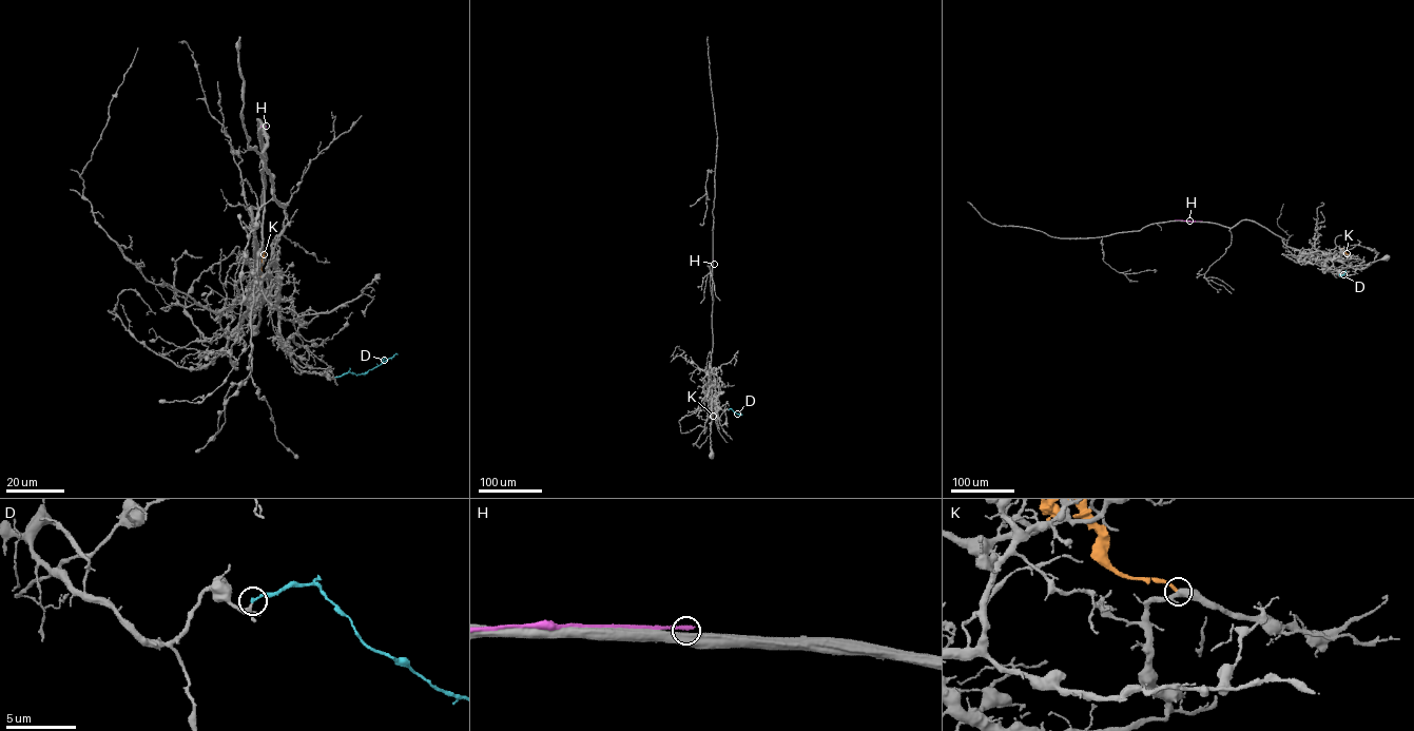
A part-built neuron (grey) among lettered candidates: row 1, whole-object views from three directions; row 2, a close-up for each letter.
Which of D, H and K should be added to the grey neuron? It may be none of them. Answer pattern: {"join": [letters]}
{"join": ["D"]}

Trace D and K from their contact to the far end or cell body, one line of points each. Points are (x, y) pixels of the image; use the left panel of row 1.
D: (335, 377), (366, 372), (396, 353)
K: (260, 279), (263, 257)

